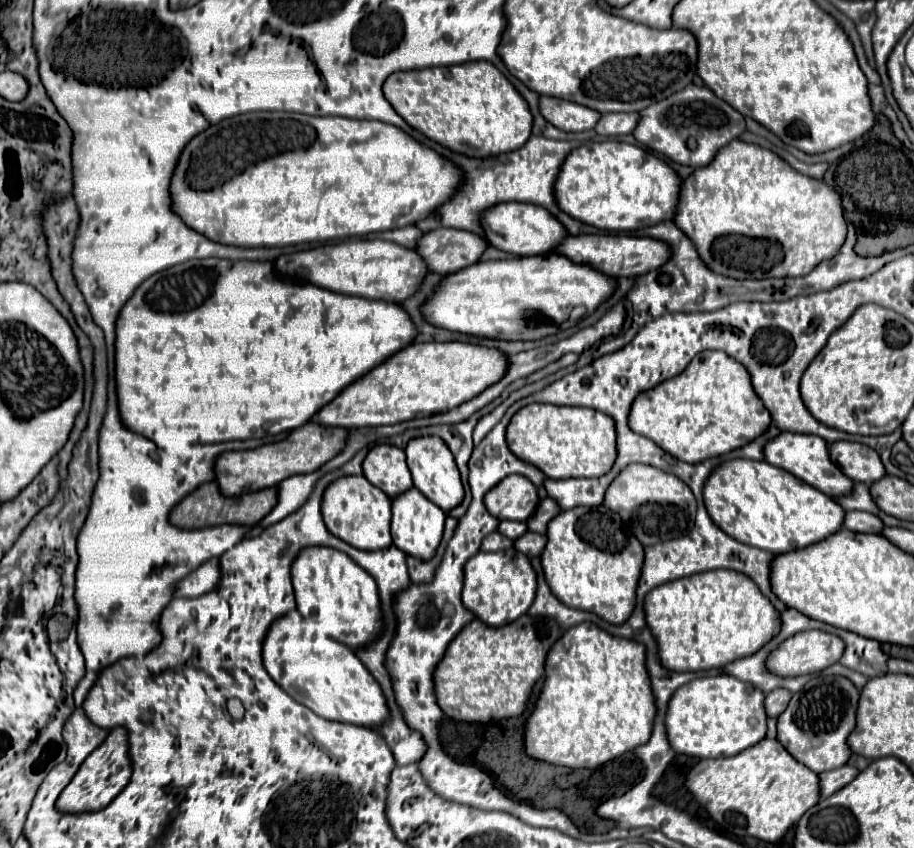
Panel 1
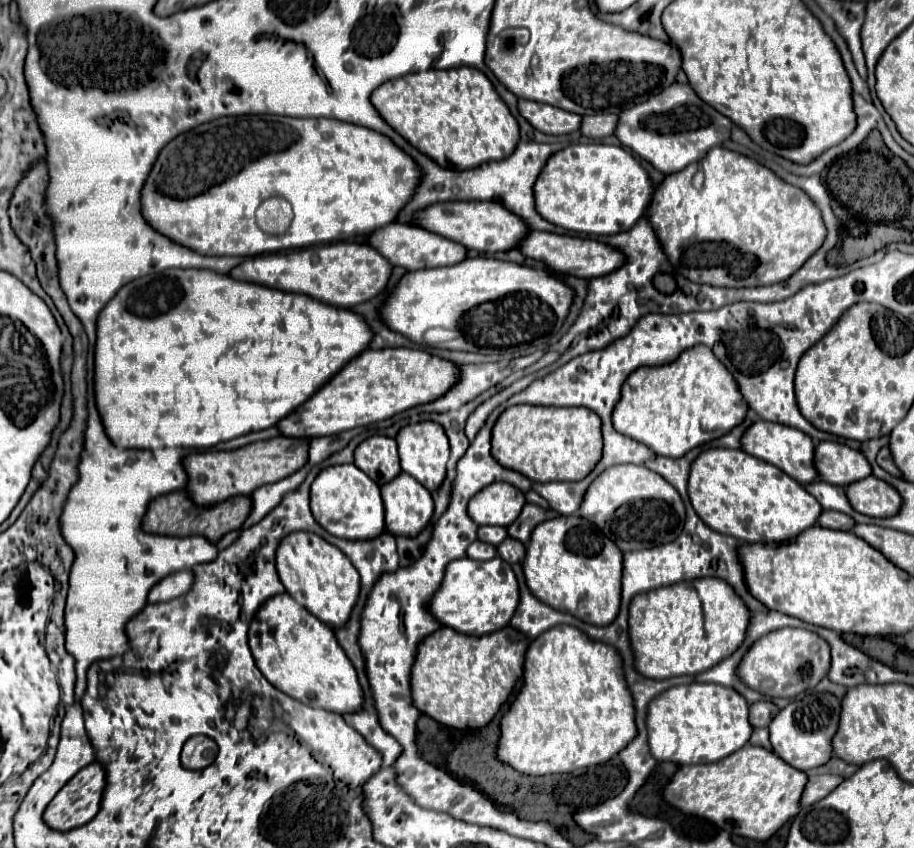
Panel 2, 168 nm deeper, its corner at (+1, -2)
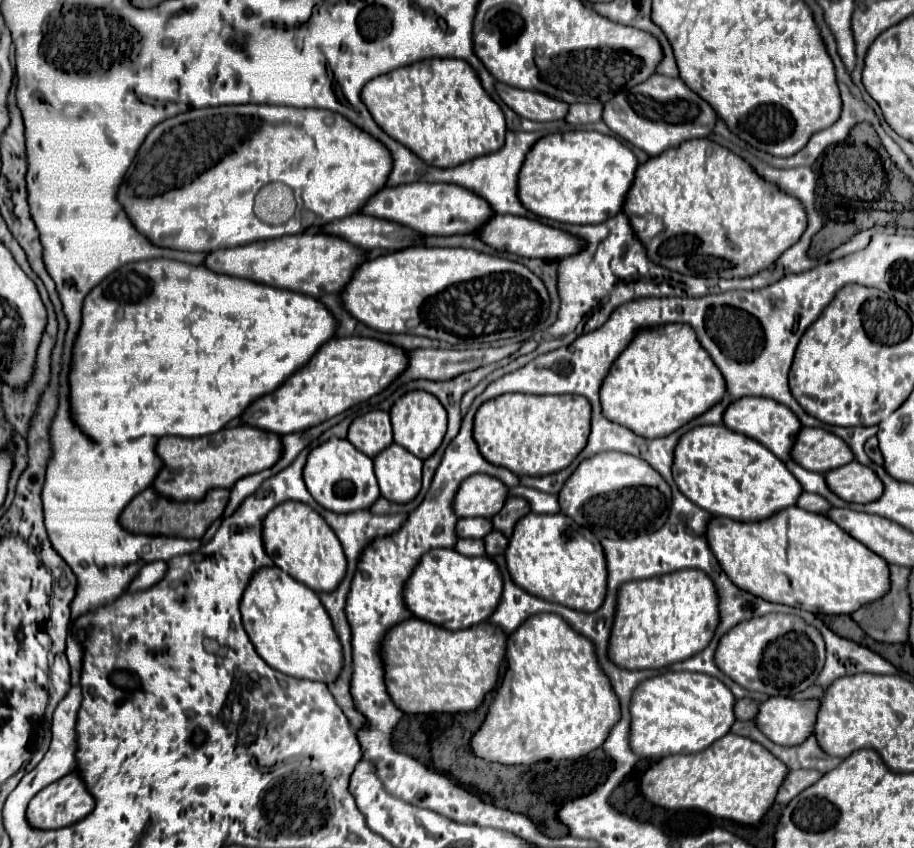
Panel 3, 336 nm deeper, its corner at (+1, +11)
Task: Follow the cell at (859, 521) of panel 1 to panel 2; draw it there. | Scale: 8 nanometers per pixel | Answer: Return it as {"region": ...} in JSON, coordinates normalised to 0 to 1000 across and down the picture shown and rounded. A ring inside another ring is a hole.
{"region":[[[902,603],[897,610],[895,610],[895,619],[899,621],[906,621],[906,624],[919,624],[919,626],[930,626],[934,621],[934,614],[919,605],[919,603]]]}

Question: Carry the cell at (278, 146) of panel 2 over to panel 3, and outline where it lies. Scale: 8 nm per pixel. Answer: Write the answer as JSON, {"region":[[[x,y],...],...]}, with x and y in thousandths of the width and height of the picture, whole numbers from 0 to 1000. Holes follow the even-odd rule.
{"region":[[[293,123],[236,125],[208,130],[175,144],[160,160],[147,193],[140,198],[129,236],[144,264],[171,290],[234,297],[241,292],[256,292],[254,288],[265,290],[280,283],[309,281],[341,267],[352,269],[365,259],[392,252],[405,231],[422,219],[422,208],[427,208],[427,179],[422,179],[409,160],[396,156],[396,151],[387,151],[387,146],[372,134],[348,127],[328,130],[322,125]],[[295,215],[315,217],[326,238],[322,259],[317,257],[309,267],[289,264],[278,257],[276,250],[280,226]]]}

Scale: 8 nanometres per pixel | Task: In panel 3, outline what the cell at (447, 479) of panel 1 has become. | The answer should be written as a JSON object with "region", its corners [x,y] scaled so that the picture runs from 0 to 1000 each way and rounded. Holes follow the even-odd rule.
{"region":[[[446,462],[440,467],[427,483],[429,507],[431,507],[431,521],[457,538],[460,542],[470,540],[484,524],[488,514],[488,483],[479,474],[477,467],[468,462]]]}

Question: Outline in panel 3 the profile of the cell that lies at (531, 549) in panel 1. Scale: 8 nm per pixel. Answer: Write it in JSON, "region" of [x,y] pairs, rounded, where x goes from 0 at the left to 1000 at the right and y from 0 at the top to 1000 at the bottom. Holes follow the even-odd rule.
{"region":[[[538,625],[538,627],[530,634],[530,639],[532,639],[532,653],[534,653],[534,656],[549,653],[549,651],[556,646],[556,634],[549,632],[549,627],[545,627],[545,625]]]}

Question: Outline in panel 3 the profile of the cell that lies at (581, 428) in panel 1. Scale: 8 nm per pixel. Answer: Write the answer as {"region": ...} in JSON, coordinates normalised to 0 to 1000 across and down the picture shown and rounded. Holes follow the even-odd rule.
{"region":[[[549,465],[527,476],[519,493],[519,519],[527,538],[567,561],[597,561],[621,552],[646,514],[646,474],[639,467]]]}

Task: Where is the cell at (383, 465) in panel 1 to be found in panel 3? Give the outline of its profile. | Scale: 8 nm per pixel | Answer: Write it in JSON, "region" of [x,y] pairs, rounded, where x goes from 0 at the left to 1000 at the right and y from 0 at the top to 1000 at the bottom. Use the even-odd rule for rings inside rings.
{"region":[[[416,483],[392,491],[383,500],[381,519],[400,538],[405,538],[405,540],[414,538],[418,531],[422,531],[422,526],[427,526],[431,521],[427,491]]]}

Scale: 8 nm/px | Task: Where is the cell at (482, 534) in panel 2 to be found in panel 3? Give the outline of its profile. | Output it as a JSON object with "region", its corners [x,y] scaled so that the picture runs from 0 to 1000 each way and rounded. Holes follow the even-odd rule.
{"region":[[[503,611],[499,627],[503,634],[530,634],[538,625],[534,611]]]}

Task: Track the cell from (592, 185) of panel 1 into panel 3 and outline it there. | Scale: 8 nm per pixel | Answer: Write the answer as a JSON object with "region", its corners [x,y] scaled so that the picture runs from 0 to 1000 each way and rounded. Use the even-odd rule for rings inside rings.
{"region":[[[611,156],[591,163],[578,179],[567,212],[567,233],[591,257],[615,264],[656,264],[681,250],[698,186],[676,163],[656,156]]]}

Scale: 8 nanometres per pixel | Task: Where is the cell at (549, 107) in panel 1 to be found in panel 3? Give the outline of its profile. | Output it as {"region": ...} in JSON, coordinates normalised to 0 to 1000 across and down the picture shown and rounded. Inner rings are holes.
{"region":[[[545,97],[543,106],[547,116],[569,137],[584,142],[584,144],[602,144],[602,142],[613,142],[619,137],[621,123],[606,118],[597,111],[591,108],[580,108],[580,106],[569,106],[560,104],[556,99]]]}

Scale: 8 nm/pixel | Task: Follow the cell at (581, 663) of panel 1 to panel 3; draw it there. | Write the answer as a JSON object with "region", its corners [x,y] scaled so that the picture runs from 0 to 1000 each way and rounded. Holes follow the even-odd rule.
{"region":[[[586,724],[558,748],[554,778],[556,790],[551,802],[527,858],[516,870],[516,884],[521,892],[547,901],[584,901],[591,896],[635,894],[659,880],[663,863],[676,851],[676,825],[672,825],[667,802],[663,802],[659,788],[654,788],[654,778],[650,778],[650,759],[646,759],[641,750],[626,745],[624,736],[611,724]]]}

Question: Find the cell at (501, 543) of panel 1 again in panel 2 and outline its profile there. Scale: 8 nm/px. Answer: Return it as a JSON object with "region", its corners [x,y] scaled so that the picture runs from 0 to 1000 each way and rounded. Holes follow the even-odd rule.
{"region":[[[519,638],[510,647],[510,657],[519,659],[519,662],[536,662],[536,659],[543,657],[543,645],[540,643],[532,643],[527,638]]]}

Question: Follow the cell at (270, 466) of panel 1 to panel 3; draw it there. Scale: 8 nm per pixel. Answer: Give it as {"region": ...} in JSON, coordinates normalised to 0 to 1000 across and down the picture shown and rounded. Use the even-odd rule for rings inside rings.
{"region":[[[260,502],[243,505],[236,512],[219,517],[179,514],[175,517],[171,533],[179,545],[179,554],[171,561],[166,573],[188,590],[221,590],[232,575],[254,575],[269,559],[300,550],[309,538],[309,517],[276,502]]]}

